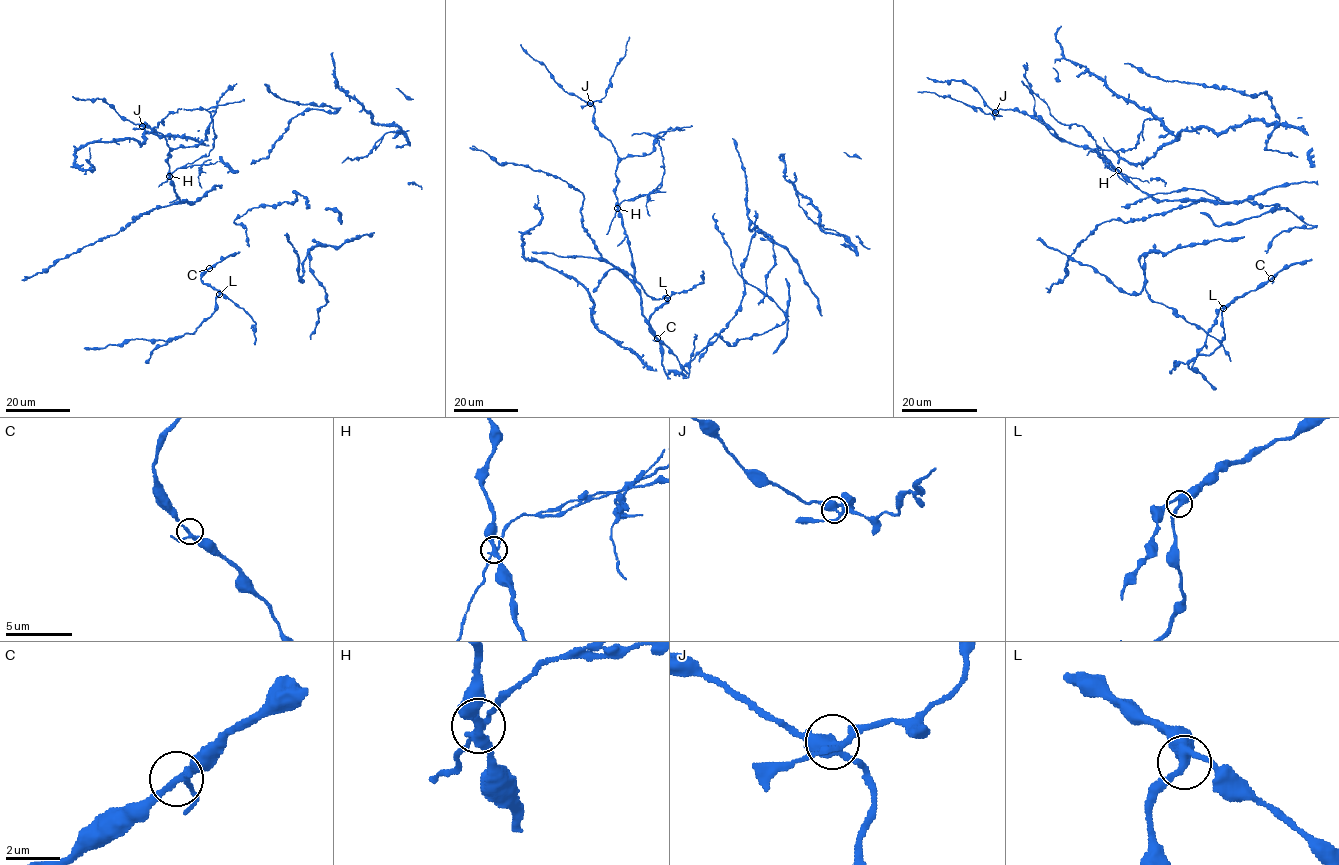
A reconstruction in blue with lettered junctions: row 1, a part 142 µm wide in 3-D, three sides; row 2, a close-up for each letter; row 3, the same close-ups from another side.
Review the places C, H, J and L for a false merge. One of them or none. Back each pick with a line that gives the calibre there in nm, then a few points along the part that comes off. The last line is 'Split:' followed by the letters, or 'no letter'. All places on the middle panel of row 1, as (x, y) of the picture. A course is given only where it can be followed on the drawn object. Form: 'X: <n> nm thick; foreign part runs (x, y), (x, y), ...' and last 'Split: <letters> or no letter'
H: 260 nm thick; foreign part runs (617, 209), (623, 200), (646, 195), (660, 187), (664, 171), (663, 158), (659, 141), (654, 136), (692, 125)
Split: H

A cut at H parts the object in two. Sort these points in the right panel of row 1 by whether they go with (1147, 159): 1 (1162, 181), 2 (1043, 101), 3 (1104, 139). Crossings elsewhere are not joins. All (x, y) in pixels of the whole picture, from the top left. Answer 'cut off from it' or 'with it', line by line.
1: with it
2: cut off from it
3: with it

